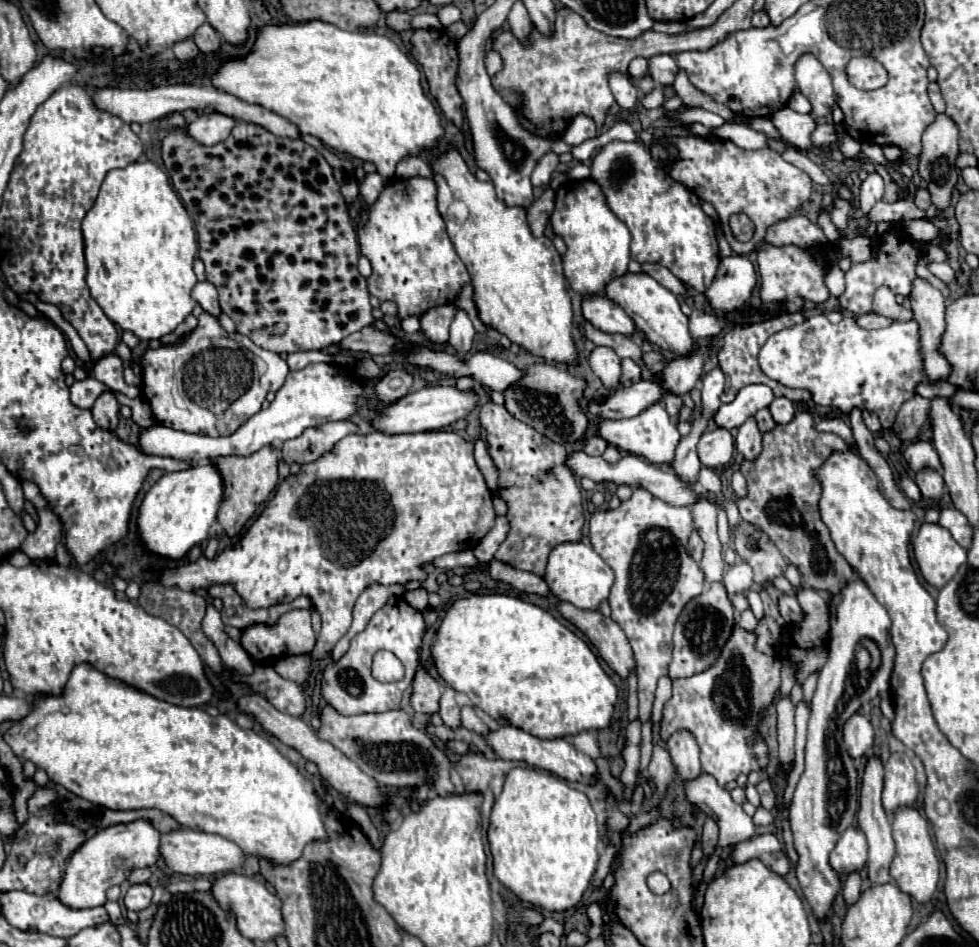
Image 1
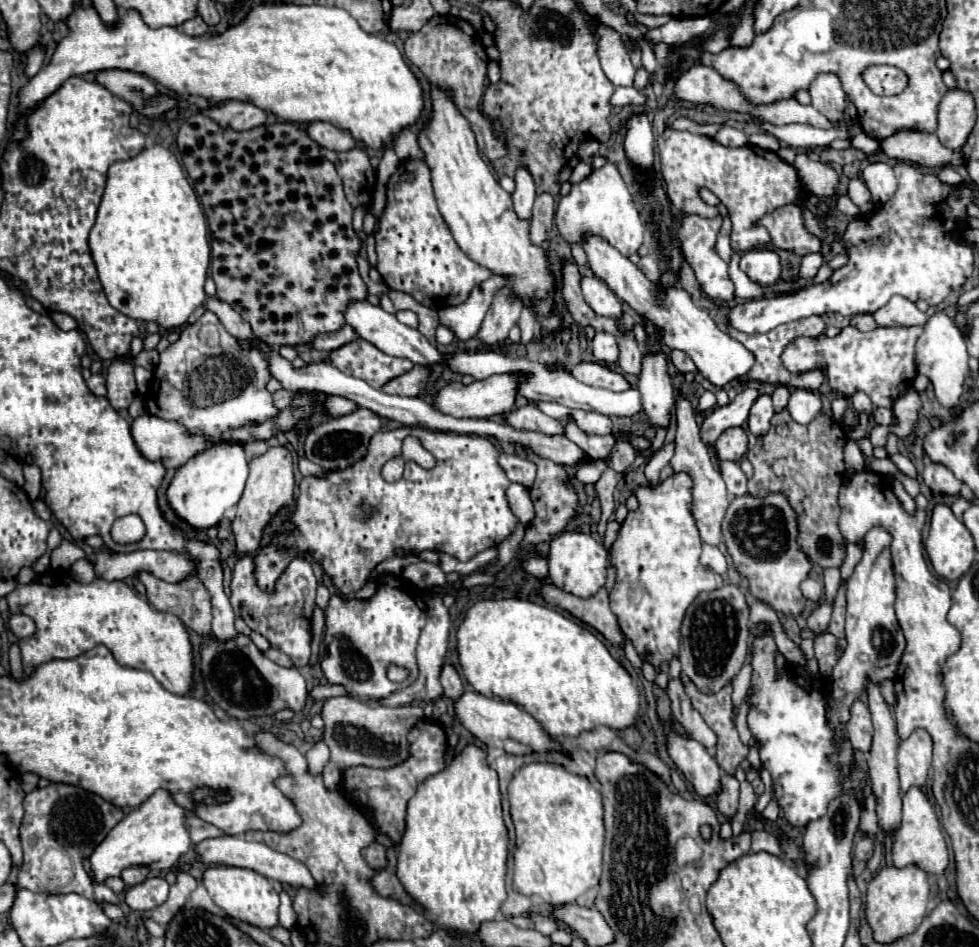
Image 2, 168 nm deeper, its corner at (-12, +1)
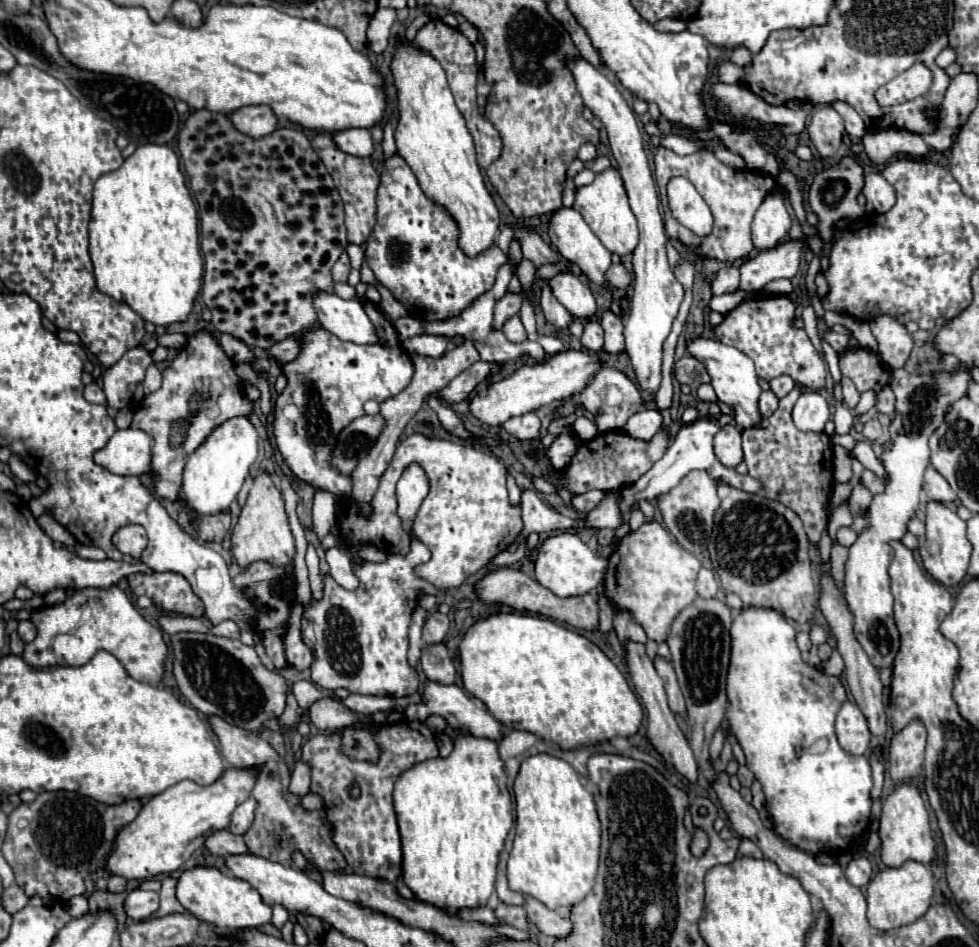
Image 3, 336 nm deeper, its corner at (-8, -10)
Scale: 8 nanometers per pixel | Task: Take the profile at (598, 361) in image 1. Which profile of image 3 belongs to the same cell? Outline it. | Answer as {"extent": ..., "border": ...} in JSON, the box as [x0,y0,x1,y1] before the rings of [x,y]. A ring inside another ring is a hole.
{"extent":[581,321,603,353],"border":[[[585,321],[585,333],[581,337],[581,343],[591,353],[603,351],[603,329],[601,329],[601,325],[595,321]]]}

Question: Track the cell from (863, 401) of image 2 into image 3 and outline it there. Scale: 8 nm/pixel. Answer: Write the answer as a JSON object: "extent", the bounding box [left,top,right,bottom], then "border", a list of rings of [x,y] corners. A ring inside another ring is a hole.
{"extent":[841,377,859,407],"border":[[[843,377],[843,381],[841,381],[841,385],[843,385],[843,401],[847,403],[847,407],[855,407],[857,403],[859,403],[859,391],[855,389],[855,385],[849,381],[849,379],[845,379]]]}

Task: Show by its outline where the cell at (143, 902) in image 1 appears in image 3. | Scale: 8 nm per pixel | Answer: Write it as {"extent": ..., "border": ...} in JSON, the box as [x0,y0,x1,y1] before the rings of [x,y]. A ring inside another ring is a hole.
{"extent":[125,889,159,921],"border":[[[135,889],[125,899],[125,913],[133,921],[143,921],[159,909],[159,893]]]}

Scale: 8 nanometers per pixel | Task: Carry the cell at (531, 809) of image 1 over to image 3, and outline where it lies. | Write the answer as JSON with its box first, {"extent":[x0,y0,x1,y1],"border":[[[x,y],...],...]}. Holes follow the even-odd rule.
{"extent":[507,753,601,911],"border":[[[547,753],[527,757],[521,763],[513,783],[513,791],[517,827],[513,849],[507,861],[509,889],[523,895],[531,895],[533,899],[541,901],[545,907],[553,911],[559,907],[573,907],[581,903],[585,895],[593,889],[600,855],[601,824],[597,819],[593,795],[581,785],[577,771],[569,763]]]}

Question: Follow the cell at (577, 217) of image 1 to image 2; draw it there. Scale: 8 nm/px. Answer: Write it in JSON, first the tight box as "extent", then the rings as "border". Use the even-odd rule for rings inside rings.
{"extent":[555,162,645,256],"border":[[[611,162],[599,170],[593,170],[579,184],[573,184],[571,194],[559,200],[555,224],[567,242],[581,242],[583,236],[597,234],[607,238],[607,242],[615,246],[623,256],[635,254],[643,244],[645,234],[645,226],[639,218],[639,210],[635,208],[629,186],[623,182],[617,166]]]}

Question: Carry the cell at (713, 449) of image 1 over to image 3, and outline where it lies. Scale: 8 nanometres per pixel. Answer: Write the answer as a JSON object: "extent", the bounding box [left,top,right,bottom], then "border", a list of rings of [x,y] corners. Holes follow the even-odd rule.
{"extent":[715,427,743,467],"border":[[[721,427],[721,431],[715,435],[715,455],[725,467],[737,467],[743,461],[741,431],[737,427]]]}

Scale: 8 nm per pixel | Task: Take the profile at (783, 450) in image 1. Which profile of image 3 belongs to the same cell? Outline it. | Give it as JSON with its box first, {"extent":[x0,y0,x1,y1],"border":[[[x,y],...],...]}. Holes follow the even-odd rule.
{"extent":[743,387,833,545],"border":[[[795,387],[787,397],[779,401],[777,411],[763,419],[759,427],[743,429],[743,453],[749,467],[749,475],[763,483],[765,497],[783,503],[795,511],[805,527],[805,533],[813,545],[819,545],[821,535],[827,531],[829,499],[833,493],[833,445],[827,433],[803,433],[797,431],[791,421],[791,409],[801,395],[801,387]]]}

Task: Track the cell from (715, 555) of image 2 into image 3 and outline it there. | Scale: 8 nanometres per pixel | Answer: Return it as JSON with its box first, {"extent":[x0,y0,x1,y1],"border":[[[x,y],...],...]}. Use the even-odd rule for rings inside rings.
{"extent":[697,567,719,599],"border":[[[701,567],[697,577],[697,595],[703,599],[711,599],[717,595],[717,591],[719,591],[719,583],[717,583],[715,571]]]}

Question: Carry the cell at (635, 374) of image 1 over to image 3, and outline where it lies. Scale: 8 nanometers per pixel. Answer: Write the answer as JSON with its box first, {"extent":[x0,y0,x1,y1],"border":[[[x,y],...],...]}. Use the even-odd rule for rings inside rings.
{"extent":[601,311,625,355],"border":[[[607,311],[601,319],[601,327],[605,331],[605,351],[611,355],[619,355],[625,351],[625,343],[623,343],[623,321],[613,315],[611,311]]]}

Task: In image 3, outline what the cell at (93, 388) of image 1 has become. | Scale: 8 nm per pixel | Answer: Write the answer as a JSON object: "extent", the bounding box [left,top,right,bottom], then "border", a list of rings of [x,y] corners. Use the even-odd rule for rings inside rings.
{"extent":[85,383,105,405],"border":[[[97,383],[85,385],[85,399],[89,403],[101,403],[101,405],[105,405],[105,395],[103,395],[103,391],[101,391],[101,387]]]}

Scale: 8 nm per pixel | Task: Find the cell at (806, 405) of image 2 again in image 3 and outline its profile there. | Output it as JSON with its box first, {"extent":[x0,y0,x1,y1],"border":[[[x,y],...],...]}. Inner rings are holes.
{"extent":[793,391,829,431],"border":[[[803,391],[793,407],[793,421],[799,431],[823,431],[829,417],[829,405],[817,391]]]}

